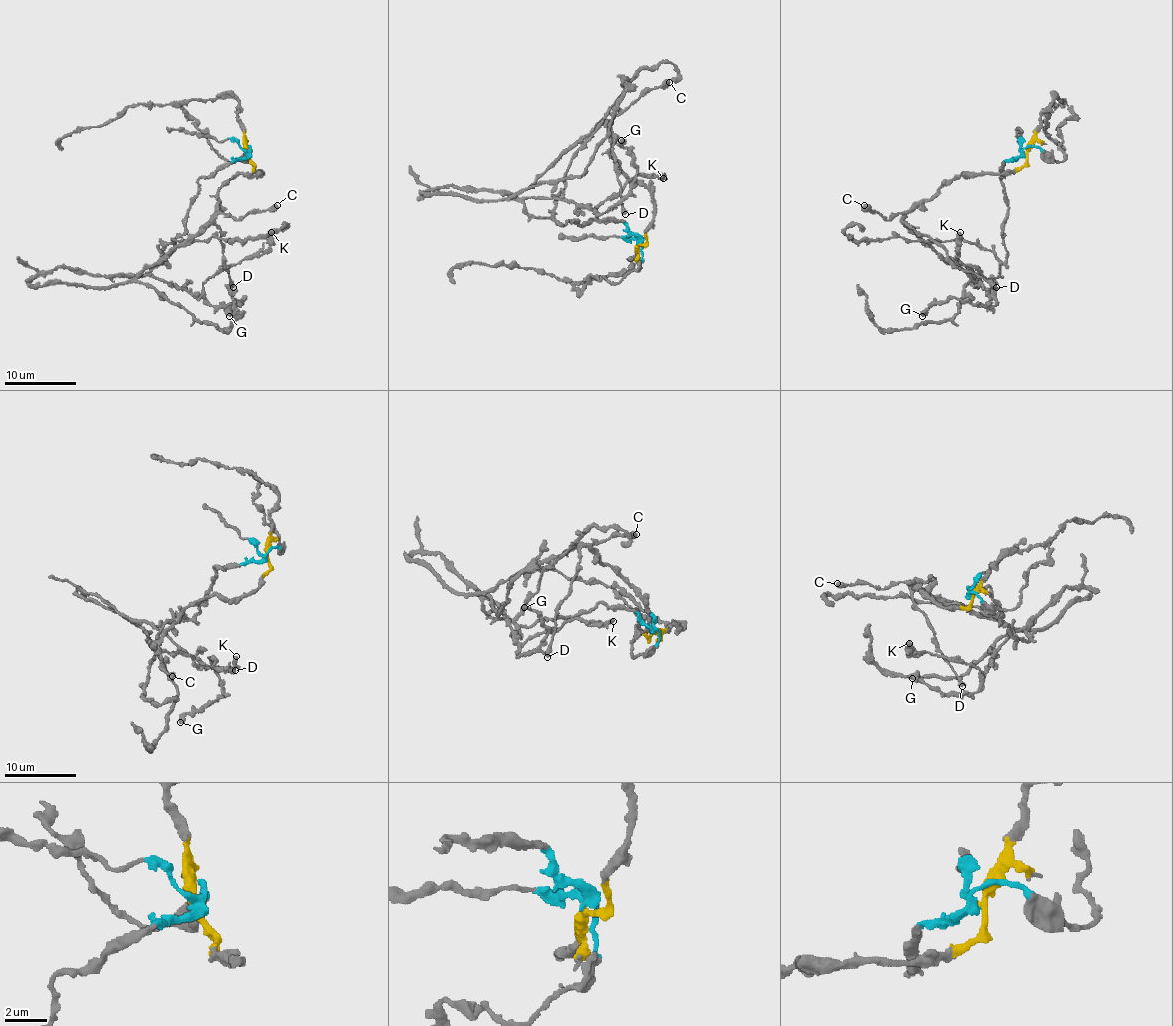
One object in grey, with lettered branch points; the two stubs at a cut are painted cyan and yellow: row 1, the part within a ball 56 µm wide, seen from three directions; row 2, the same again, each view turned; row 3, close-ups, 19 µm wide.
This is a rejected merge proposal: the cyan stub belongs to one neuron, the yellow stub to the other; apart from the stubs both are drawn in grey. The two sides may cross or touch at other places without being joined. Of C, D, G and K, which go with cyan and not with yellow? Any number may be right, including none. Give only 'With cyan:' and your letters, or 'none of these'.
With cyan: G, K

